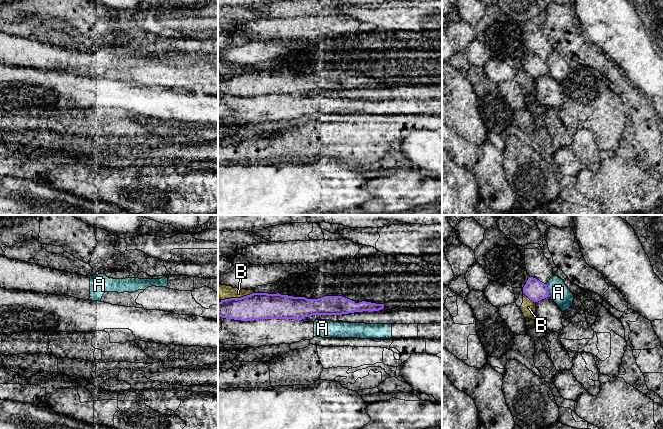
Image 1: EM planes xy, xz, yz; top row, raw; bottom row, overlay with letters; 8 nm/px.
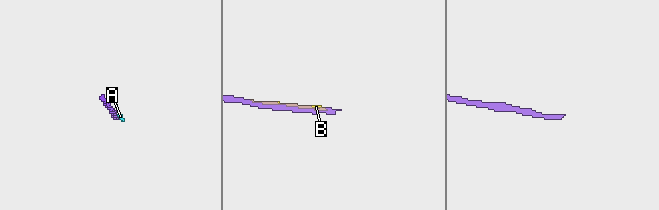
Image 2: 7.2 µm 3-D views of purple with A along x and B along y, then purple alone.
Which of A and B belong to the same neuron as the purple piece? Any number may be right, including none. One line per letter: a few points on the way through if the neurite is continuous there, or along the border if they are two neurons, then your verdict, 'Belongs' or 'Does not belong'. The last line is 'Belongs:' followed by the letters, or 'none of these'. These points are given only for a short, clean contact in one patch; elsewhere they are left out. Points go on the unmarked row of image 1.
A: Does not belong
B: Does not belong
Belongs: none of these

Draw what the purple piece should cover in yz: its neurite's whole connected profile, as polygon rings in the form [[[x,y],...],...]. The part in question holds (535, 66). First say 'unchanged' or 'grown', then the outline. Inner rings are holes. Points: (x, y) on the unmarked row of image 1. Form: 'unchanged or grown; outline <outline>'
unchanged; outline [[[529,53],[526,57],[526,60],[523,63],[523,69],[534,78],[549,73],[547,60],[544,60],[533,53]]]

